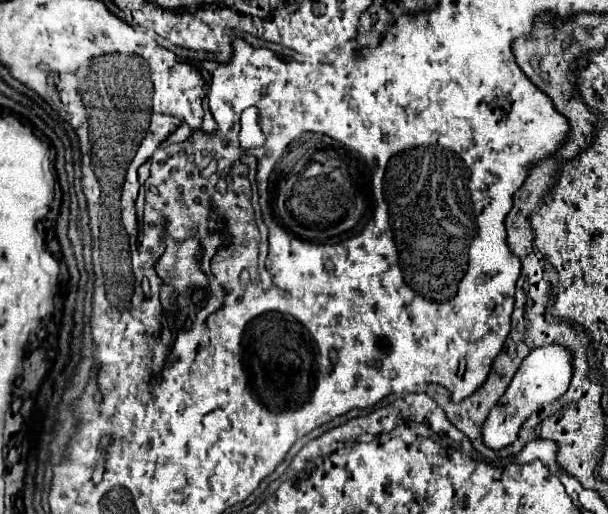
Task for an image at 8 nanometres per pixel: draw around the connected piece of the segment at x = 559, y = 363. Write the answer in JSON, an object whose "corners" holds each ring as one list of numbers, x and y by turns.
{"corners":[[544,345,534,349,528,359,524,359,522,367,516,371,516,375,512,377,508,391,500,397,498,405,494,405,494,409,490,411,486,423,484,423,484,443,490,449,502,449,506,445,512,445,518,439,518,431,520,425,536,411,540,411,544,405,554,403,556,399,560,399,560,395,564,395,564,391,568,391,570,381,572,381,572,353,564,347,558,345]]}

